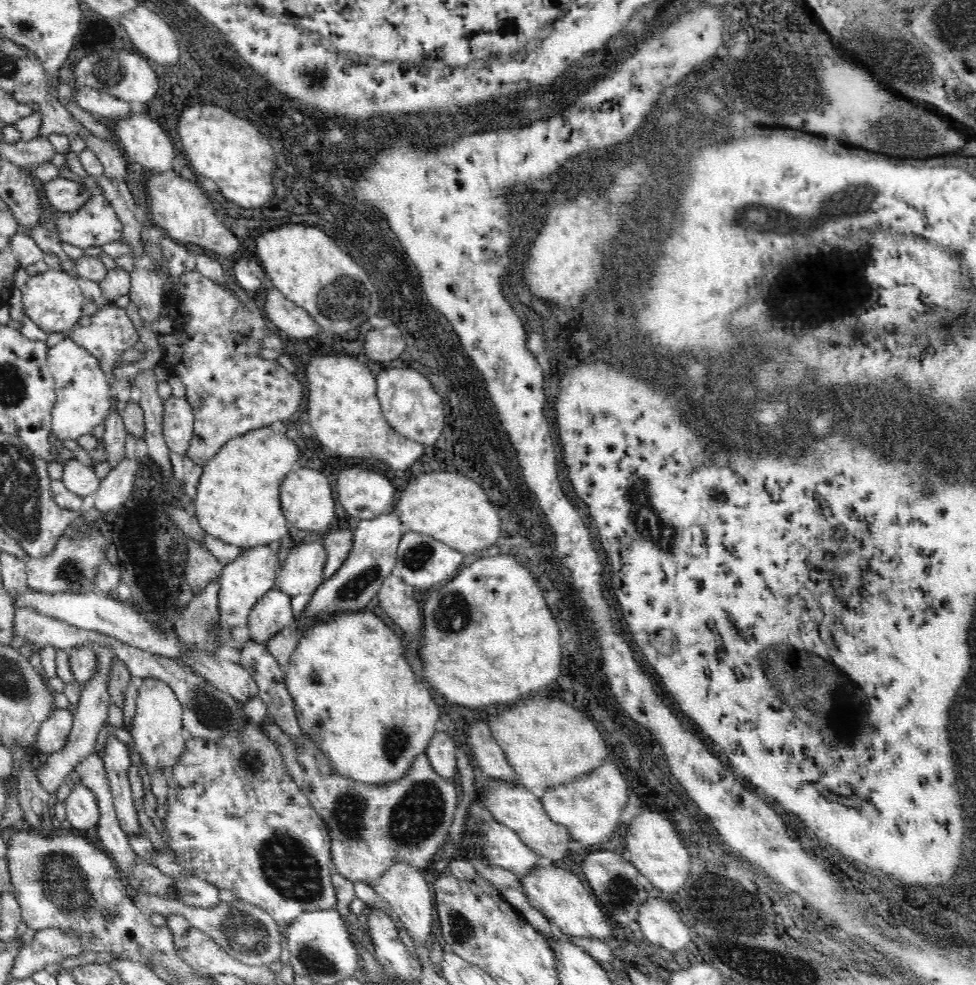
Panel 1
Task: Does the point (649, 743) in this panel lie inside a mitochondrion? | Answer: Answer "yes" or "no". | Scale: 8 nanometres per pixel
no

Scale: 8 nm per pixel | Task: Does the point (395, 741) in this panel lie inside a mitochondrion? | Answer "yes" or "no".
yes

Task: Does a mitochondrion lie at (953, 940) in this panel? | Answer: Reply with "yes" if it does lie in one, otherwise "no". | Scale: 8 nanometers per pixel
no

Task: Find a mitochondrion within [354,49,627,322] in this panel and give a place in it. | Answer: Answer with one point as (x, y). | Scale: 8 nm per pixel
(578, 78)

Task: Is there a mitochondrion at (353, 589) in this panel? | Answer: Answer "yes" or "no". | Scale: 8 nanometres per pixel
yes

